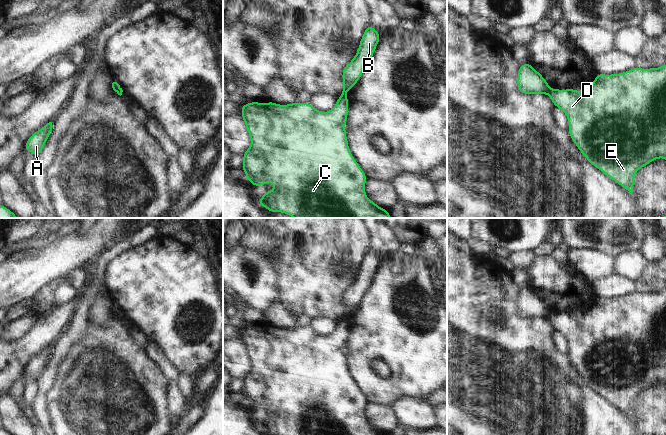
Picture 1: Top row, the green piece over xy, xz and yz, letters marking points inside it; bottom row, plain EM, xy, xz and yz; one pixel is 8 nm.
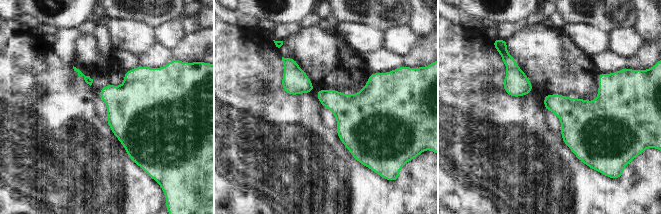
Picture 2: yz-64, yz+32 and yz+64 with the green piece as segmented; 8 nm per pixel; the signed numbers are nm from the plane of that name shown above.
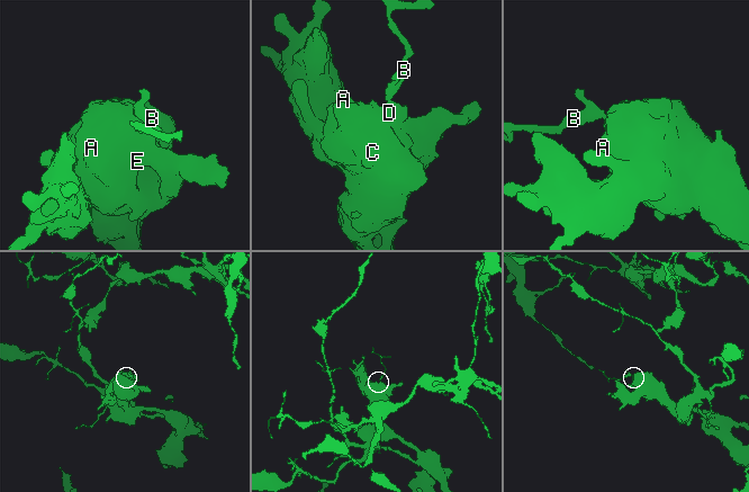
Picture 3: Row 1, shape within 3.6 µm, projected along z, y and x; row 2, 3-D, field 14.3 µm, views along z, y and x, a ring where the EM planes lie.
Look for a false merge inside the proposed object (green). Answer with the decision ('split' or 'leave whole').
split

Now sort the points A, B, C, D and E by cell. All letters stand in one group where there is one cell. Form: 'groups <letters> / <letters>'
groups A C D E / B

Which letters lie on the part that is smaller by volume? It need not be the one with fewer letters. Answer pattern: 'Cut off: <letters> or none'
Cut off: B

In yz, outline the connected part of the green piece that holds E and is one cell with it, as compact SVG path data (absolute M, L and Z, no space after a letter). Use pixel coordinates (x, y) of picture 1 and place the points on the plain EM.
M666 288L659 292L649 293L634 291L627 296L619 298L605 299L598 297L592 309L583 313L581 316L575 313L550 313L548 319L554 330L560 332L568 341L568 356L580 376L587 382L590 388L601 394L606 400L621 409L624 413L628 414L630 418L633 417L635 398L640 392L658 382L666 383Z

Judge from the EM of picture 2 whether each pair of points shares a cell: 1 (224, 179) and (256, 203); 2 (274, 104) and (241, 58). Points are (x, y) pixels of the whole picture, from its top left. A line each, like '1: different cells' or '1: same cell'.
1: same cell
2: same cell

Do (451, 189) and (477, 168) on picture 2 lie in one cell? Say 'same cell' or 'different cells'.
different cells

